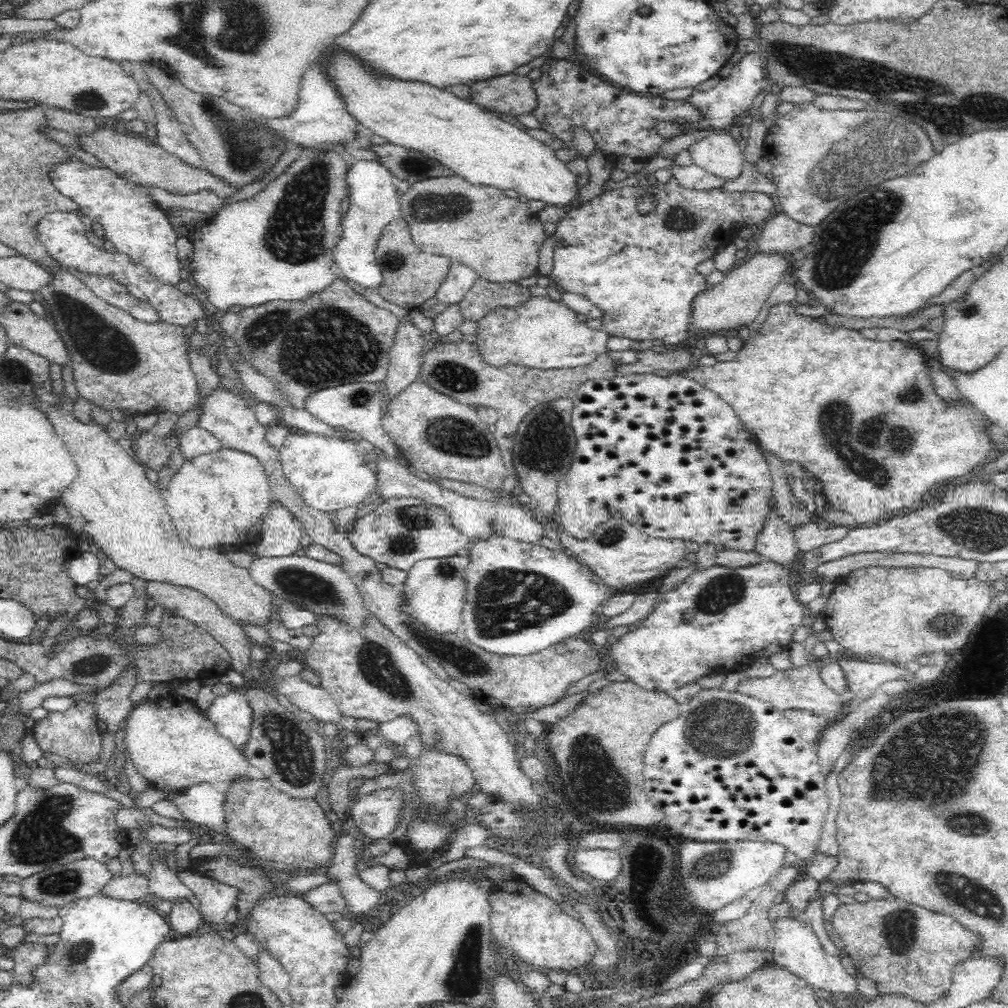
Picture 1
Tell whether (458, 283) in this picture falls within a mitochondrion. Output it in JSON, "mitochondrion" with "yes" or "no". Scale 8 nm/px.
{"mitochondrion":"no"}

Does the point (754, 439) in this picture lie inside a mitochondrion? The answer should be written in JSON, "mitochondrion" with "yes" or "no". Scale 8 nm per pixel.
{"mitochondrion":"no"}

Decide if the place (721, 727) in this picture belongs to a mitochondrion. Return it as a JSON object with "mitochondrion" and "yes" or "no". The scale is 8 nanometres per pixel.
{"mitochondrion":"yes"}

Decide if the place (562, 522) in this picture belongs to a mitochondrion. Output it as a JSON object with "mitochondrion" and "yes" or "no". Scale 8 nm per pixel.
{"mitochondrion":"no"}

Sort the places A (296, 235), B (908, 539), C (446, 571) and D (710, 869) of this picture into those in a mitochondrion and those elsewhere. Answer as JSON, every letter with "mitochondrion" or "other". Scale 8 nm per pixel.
{"A":"mitochondrion","B":"other","C":"mitochondrion","D":"mitochondrion"}

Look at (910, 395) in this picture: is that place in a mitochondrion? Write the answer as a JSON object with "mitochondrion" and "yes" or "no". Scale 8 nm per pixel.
{"mitochondrion":"yes"}

